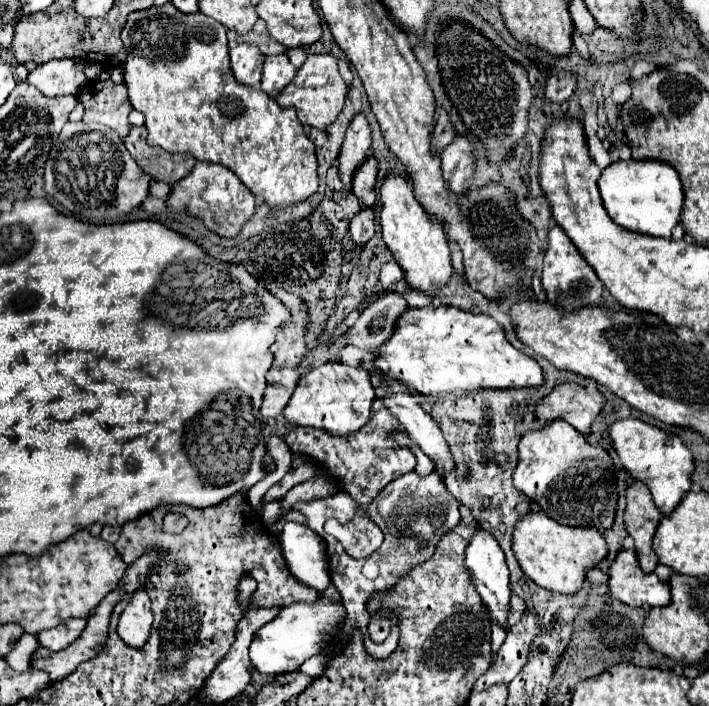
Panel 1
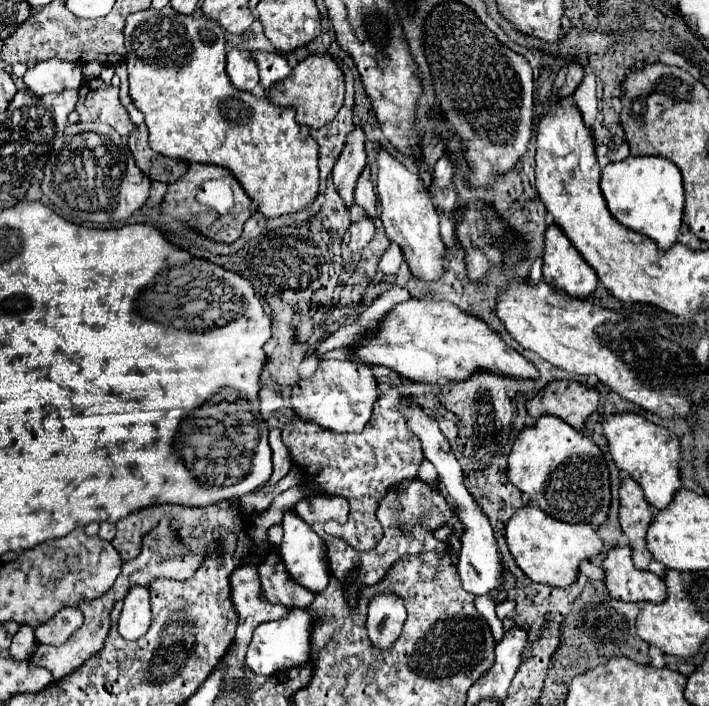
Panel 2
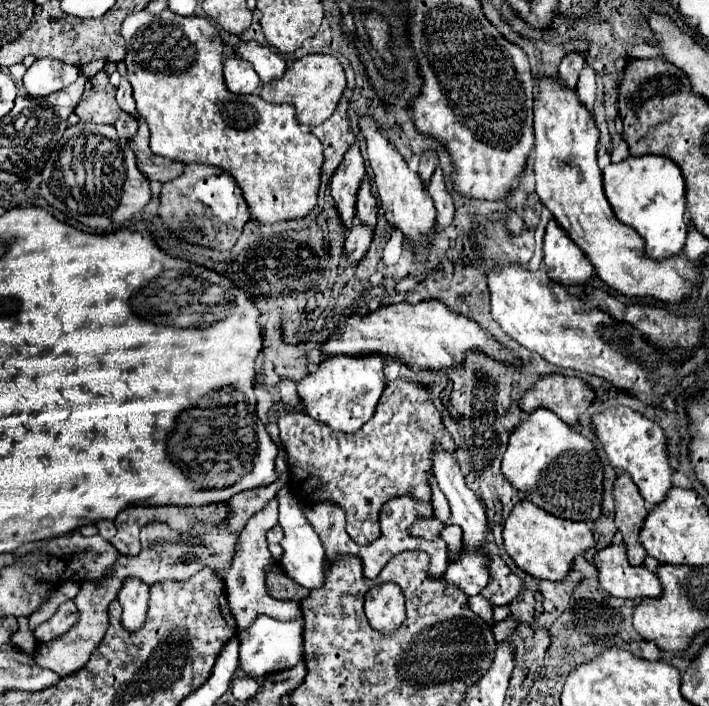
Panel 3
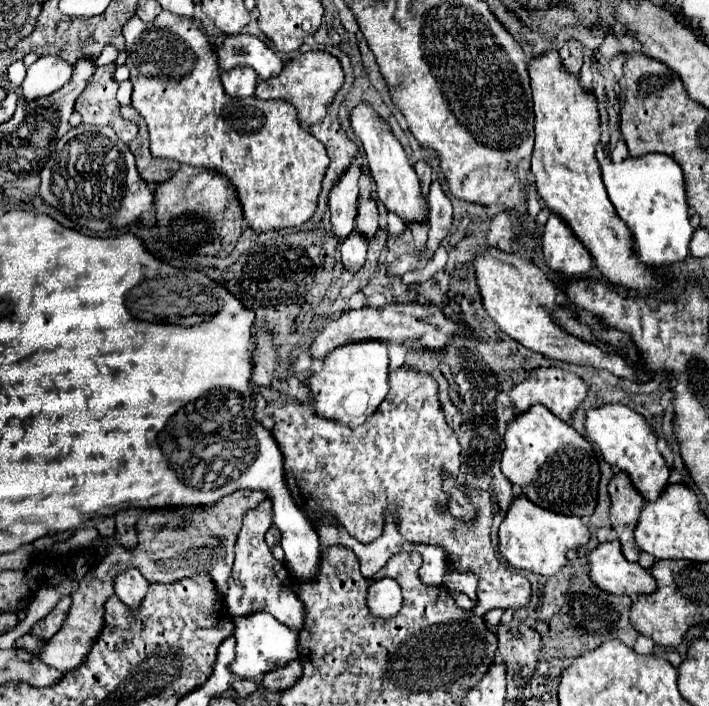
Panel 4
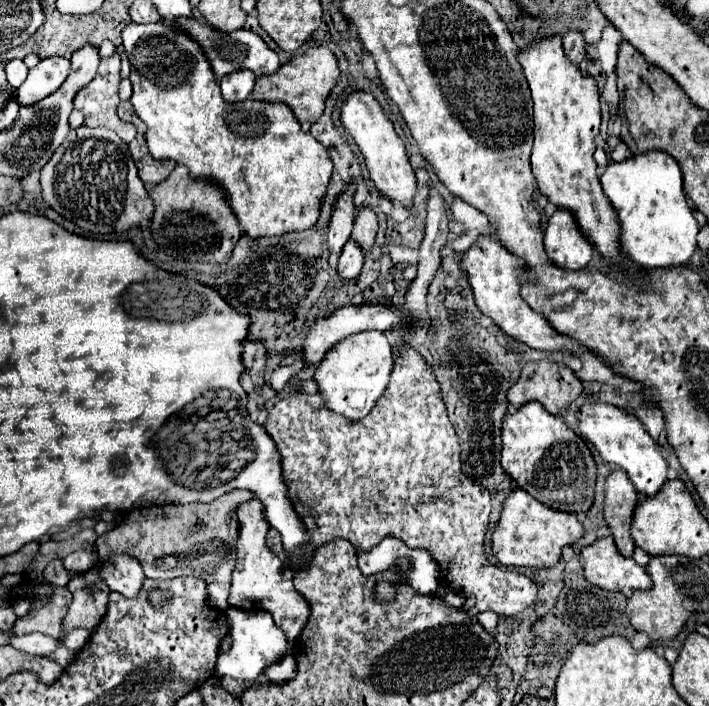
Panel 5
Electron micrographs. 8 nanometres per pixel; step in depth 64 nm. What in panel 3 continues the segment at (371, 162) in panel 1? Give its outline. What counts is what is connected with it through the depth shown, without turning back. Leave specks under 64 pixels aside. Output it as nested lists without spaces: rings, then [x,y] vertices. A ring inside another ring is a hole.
[[[364,178],[358,190],[358,200],[356,200],[356,214],[360,218],[360,222],[368,224],[368,226],[376,226],[376,216],[378,216],[378,206],[376,206],[376,198],[372,194],[370,188],[370,180]]]

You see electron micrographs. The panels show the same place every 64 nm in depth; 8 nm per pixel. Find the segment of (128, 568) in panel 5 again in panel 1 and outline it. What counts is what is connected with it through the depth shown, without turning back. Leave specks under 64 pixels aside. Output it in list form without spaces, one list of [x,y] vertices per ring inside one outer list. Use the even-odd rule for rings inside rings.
[[[140,588],[134,592],[132,602],[120,616],[118,622],[118,636],[132,648],[142,648],[150,638],[152,628],[152,612],[148,594]]]

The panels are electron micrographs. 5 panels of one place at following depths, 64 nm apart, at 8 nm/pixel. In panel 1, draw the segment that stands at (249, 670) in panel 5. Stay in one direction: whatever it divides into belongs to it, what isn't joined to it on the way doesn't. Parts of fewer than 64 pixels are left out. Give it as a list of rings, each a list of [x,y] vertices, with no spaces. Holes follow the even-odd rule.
[[[324,594],[314,602],[294,602],[280,608],[278,616],[264,624],[250,646],[250,660],[254,668],[262,674],[286,674],[296,672],[304,660],[318,654],[342,628],[346,618],[346,608],[340,600],[330,600]]]

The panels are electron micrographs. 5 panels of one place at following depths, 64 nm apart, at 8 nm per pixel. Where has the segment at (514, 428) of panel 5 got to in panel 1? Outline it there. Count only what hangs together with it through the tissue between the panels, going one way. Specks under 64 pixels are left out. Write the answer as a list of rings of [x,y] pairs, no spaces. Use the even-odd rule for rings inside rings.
[[[552,422],[542,430],[526,432],[518,446],[518,466],[514,484],[532,498],[546,516],[566,526],[608,530],[614,526],[618,492],[616,472],[610,454],[602,446],[592,446],[586,436],[570,424]]]

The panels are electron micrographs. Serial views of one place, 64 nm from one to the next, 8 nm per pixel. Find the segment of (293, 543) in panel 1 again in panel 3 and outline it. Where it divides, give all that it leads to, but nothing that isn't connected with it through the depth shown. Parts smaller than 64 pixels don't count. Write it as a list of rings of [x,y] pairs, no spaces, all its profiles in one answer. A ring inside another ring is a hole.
[[[282,488],[282,494],[278,494],[280,500],[280,526],[284,530],[284,538],[280,542],[284,554],[282,554],[282,568],[284,572],[298,582],[300,586],[314,590],[324,584],[324,572],[326,572],[326,554],[324,548],[320,546],[320,538],[314,532],[314,528],[304,520],[304,514],[298,506],[298,502],[290,496],[288,488]]]

